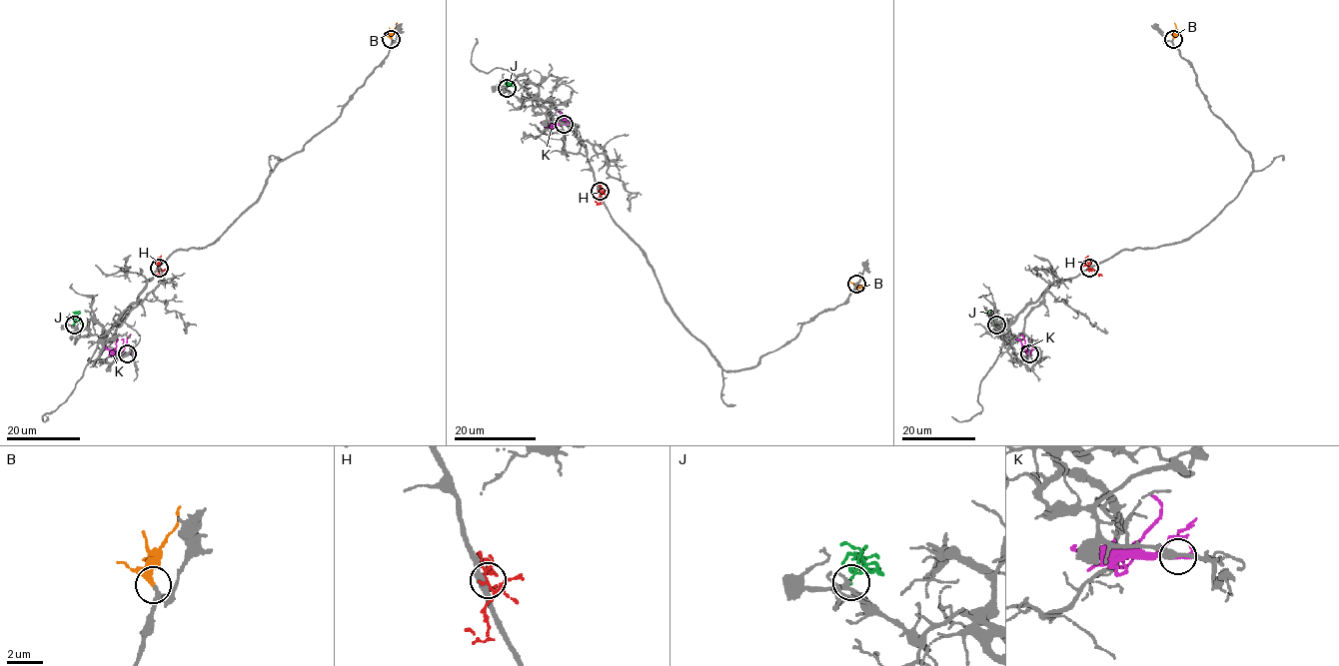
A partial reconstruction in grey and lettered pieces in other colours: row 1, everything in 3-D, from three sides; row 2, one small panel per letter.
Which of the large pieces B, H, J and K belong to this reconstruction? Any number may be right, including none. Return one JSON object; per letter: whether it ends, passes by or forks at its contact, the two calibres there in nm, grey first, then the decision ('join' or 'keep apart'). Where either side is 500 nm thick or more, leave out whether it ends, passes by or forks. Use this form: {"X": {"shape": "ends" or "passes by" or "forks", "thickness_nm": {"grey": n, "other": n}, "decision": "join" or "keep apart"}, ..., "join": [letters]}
{"B": {"shape": "passes by", "thickness_nm": {"grey": 170, "other": 280}, "decision": "join"}, "H": {"shape": "forks", "thickness_nm": {"grey": 340, "other": 120}, "decision": "keep apart"}, "J": {"shape": "ends", "thickness_nm": {"grey": 150, "other": 120}, "decision": "keep apart"}, "K": {"shape": "ends", "thickness_nm": {"grey": 280, "other": 320}, "decision": "keep apart"}, "join": ["B"]}

